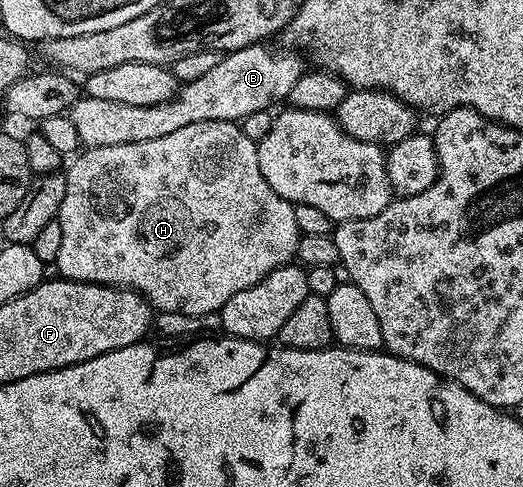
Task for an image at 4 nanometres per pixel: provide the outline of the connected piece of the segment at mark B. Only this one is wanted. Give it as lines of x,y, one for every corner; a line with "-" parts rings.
266,44
250,45
244,49
235,49
221,59
217,67
210,68
199,79
193,79
176,92
175,96
163,105
153,107
129,107
127,103
109,103
109,99
93,99
83,95
69,110
70,121
75,128
75,135
80,146
88,149
109,147
121,143
141,143
145,139
161,139
161,135
169,135
169,131
181,131
181,127
189,127
193,123
202,121
242,121
245,115
261,113
268,110
278,97
288,98
297,83
297,79
304,74
304,58
291,53
274,53
266,49

